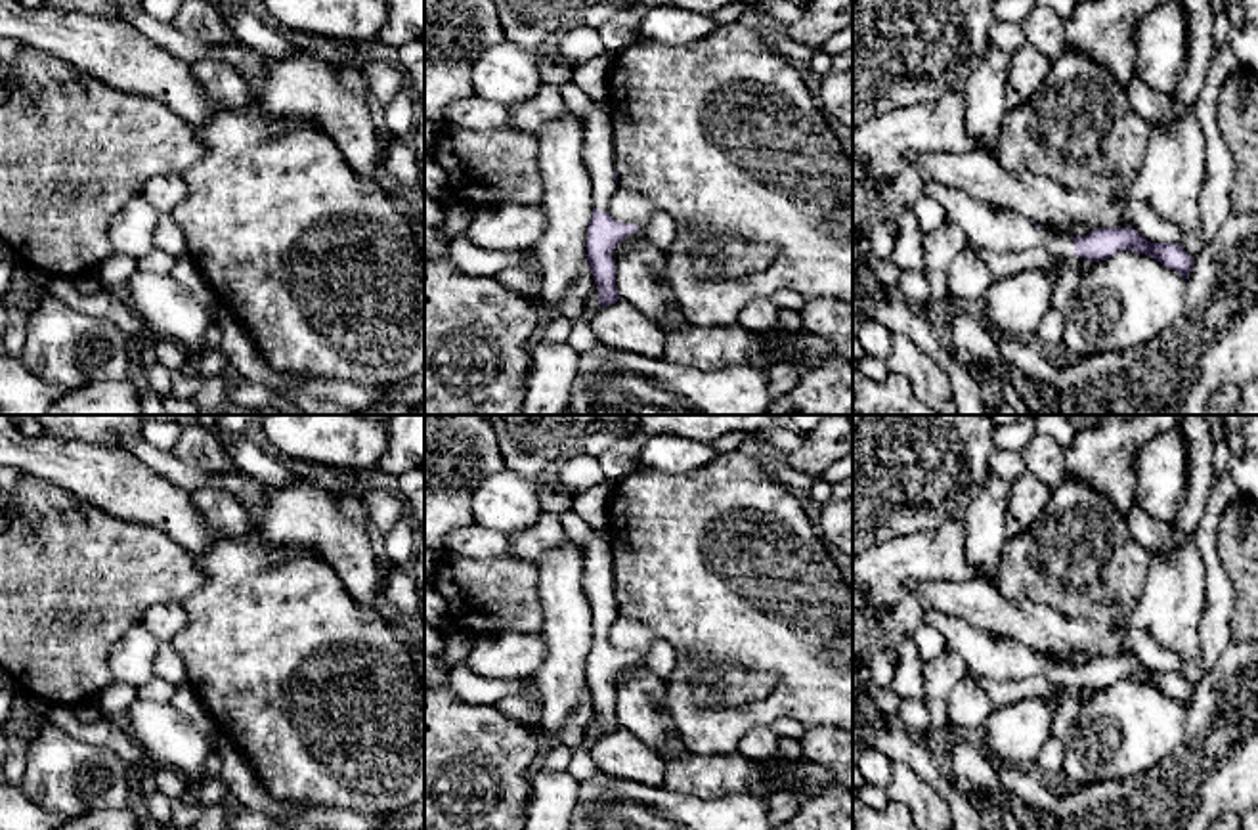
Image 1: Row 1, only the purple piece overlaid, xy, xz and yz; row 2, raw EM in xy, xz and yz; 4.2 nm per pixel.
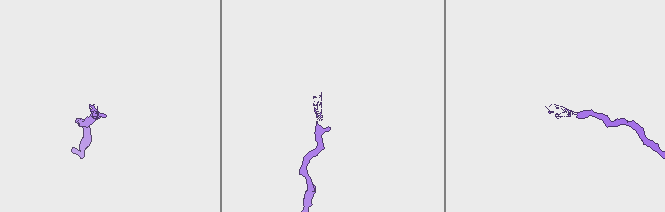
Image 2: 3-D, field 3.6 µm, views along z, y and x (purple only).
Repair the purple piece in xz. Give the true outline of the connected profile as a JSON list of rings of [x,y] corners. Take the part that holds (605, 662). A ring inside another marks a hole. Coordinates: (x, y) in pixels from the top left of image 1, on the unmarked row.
[[[595,530],[591,543],[583,551],[583,589],[593,606],[593,646],[587,656],[587,688],[598,715],[600,736],[619,729],[616,713],[616,688],[612,679],[639,654],[616,650],[606,641],[606,631],[618,616],[616,583],[612,572],[612,539],[602,530]]]

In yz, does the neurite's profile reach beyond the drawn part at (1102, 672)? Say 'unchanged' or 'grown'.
grown

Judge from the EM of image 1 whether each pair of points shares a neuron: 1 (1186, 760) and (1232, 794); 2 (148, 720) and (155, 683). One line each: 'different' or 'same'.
1: same
2: different

